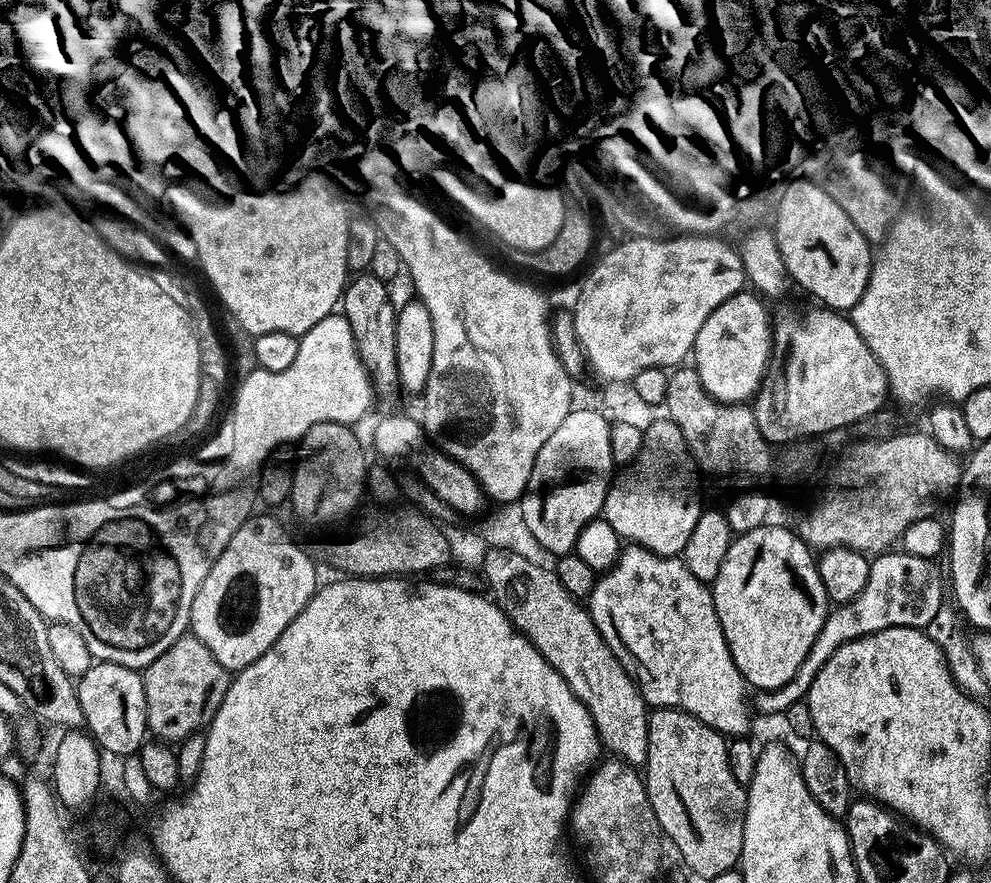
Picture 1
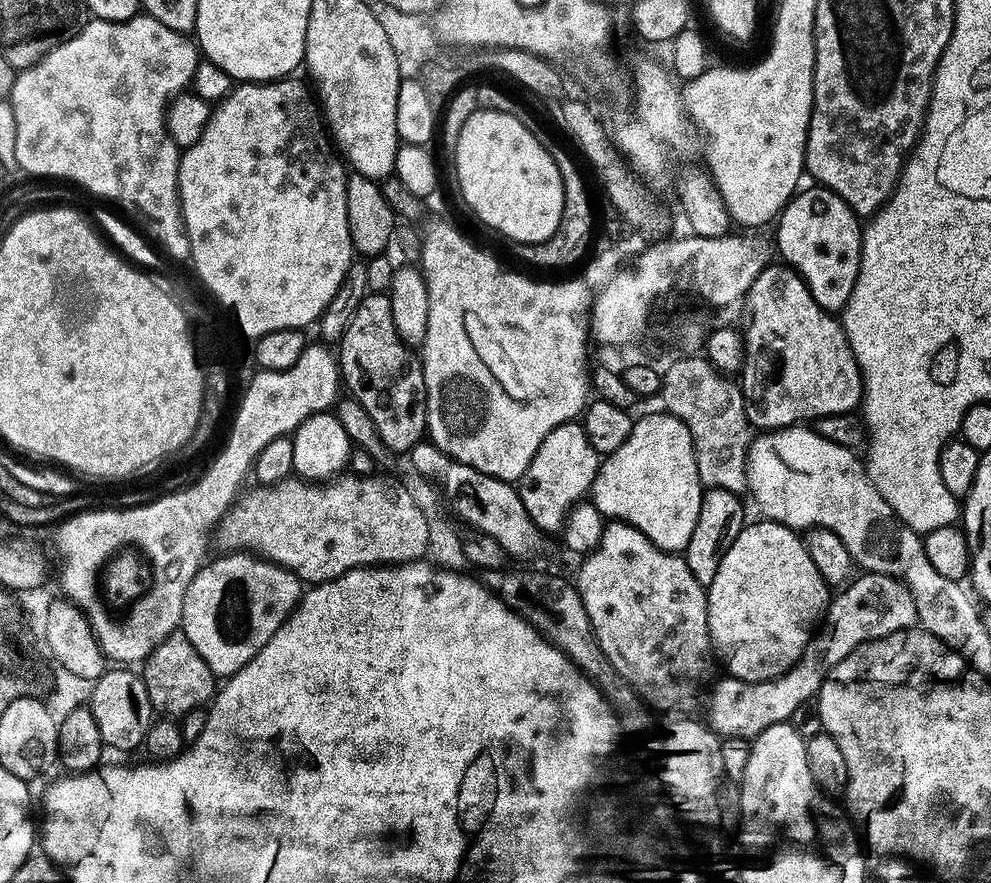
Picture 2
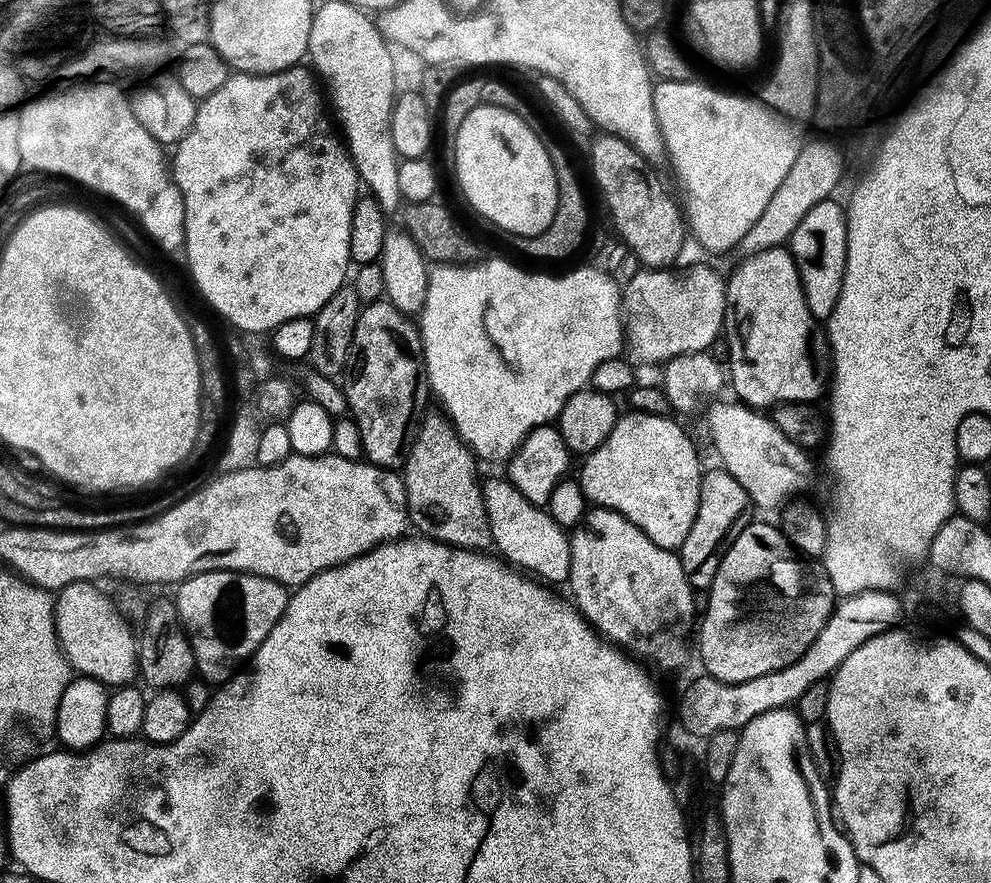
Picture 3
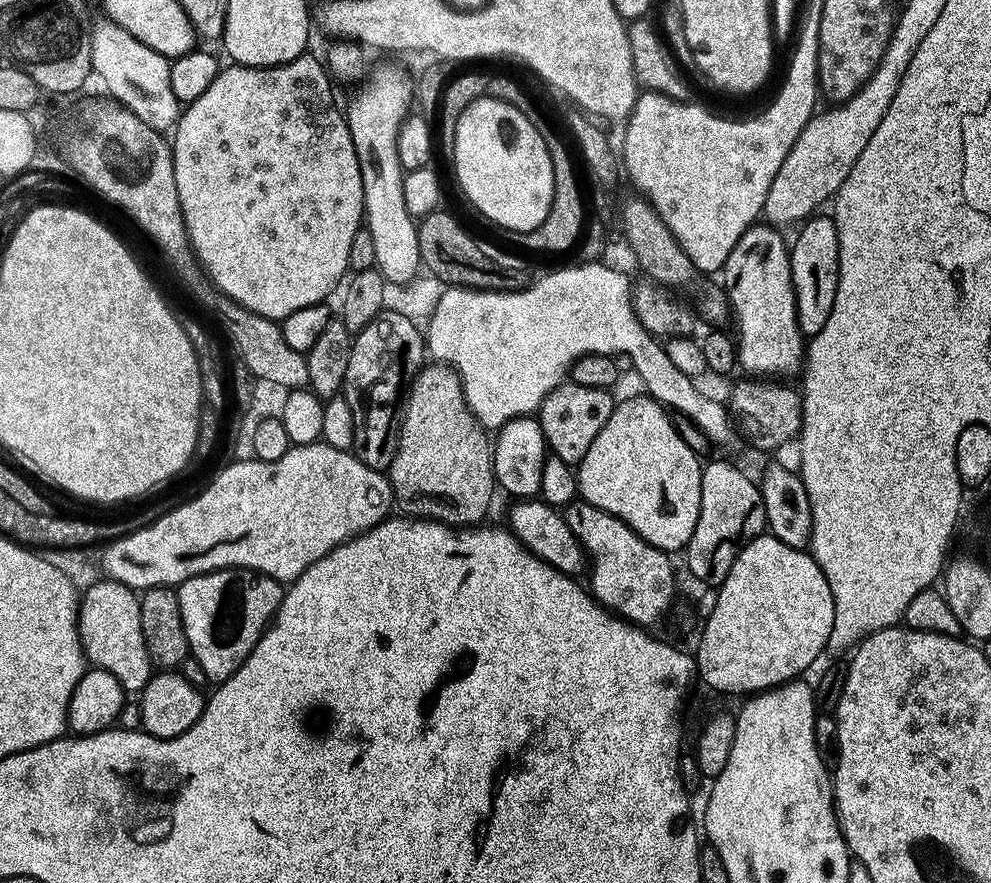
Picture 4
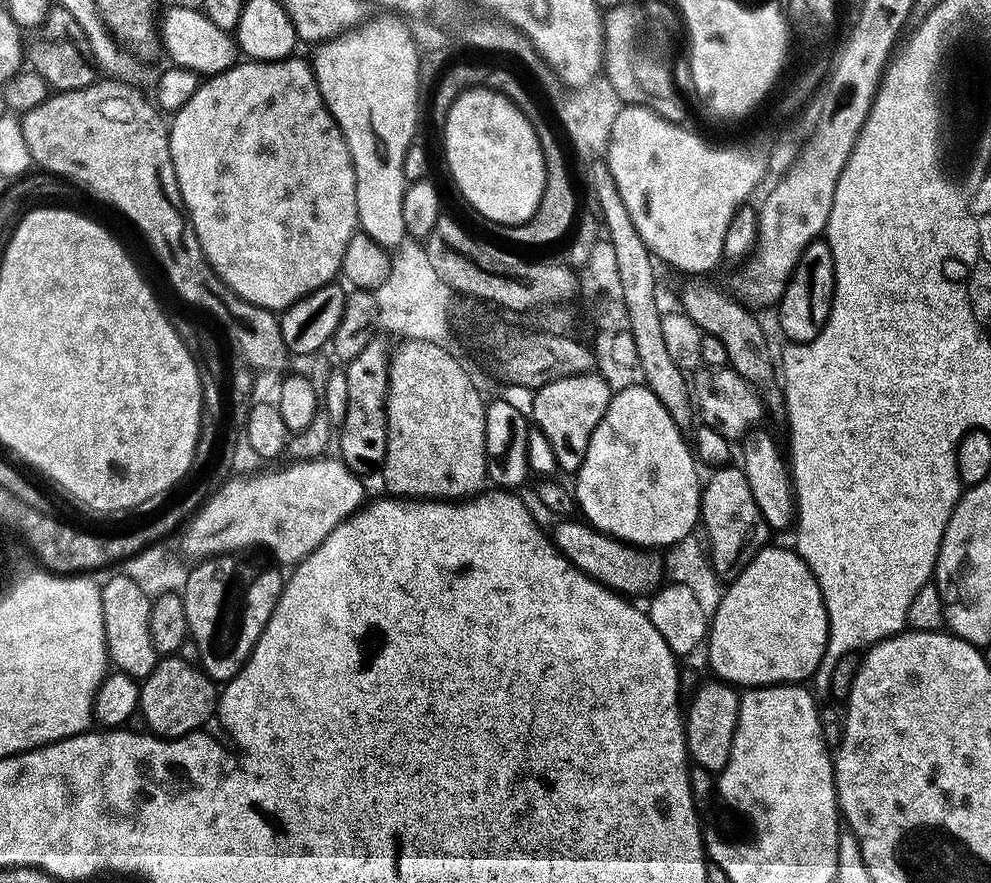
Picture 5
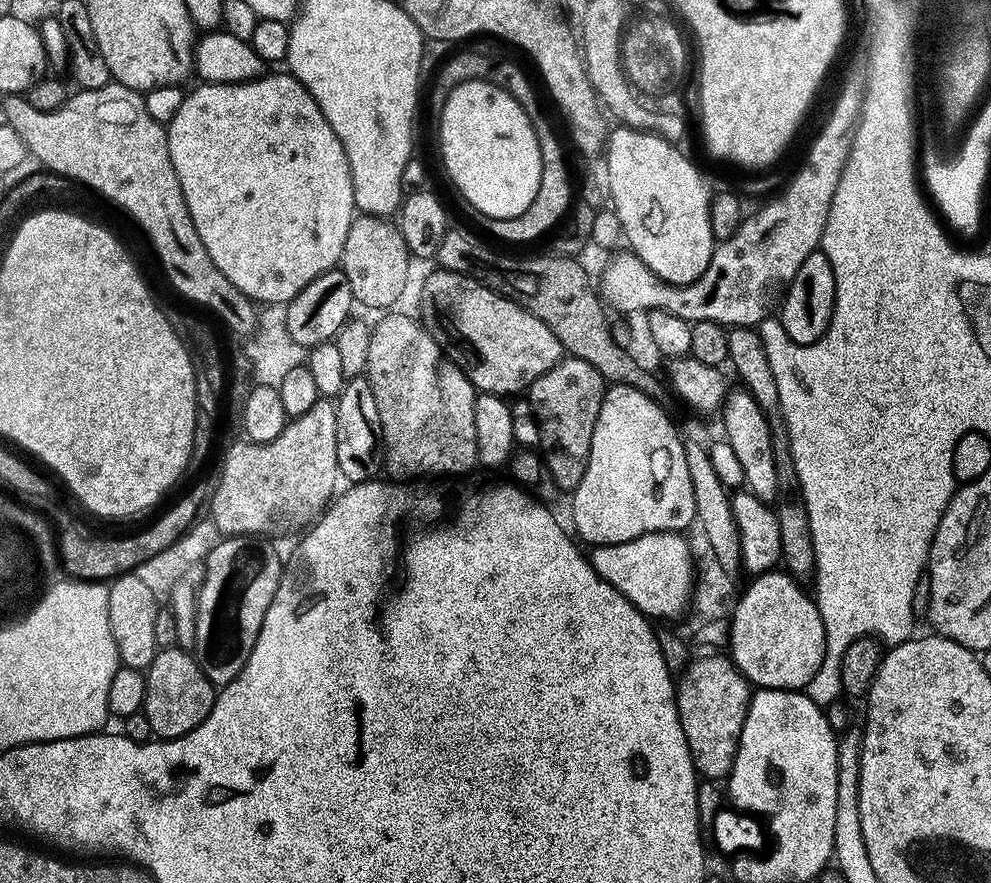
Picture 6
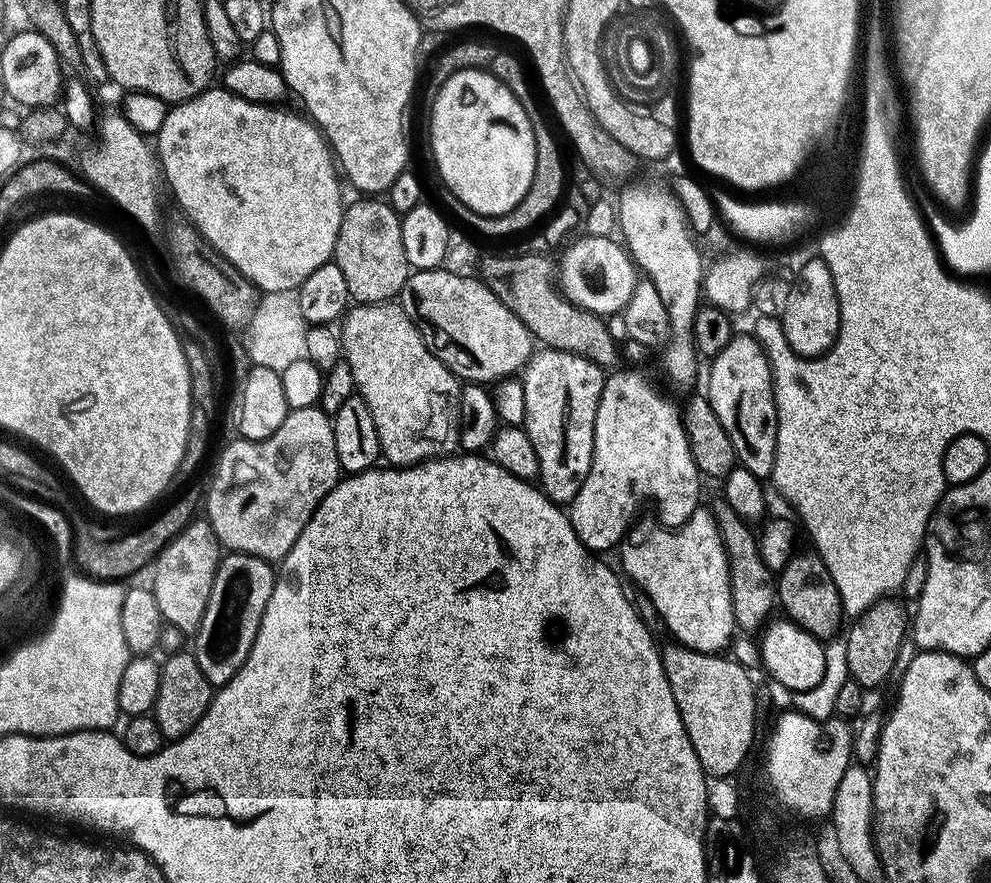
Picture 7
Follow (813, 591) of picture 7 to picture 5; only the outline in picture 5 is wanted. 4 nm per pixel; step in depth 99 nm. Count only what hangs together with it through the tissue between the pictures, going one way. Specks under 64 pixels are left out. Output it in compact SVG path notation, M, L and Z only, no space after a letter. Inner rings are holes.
M691 277L686 281L680 292L679 307L684 315L688 316L700 331L705 335L712 336L722 343L727 354L727 365L740 377L743 377L751 386L762 388L760 395L765 413L776 421L783 423L787 419L785 410L784 393L776 383L773 376L776 375L774 356L770 354L768 338L763 326L741 301L737 302L724 294L720 289L702 281L705 279Z

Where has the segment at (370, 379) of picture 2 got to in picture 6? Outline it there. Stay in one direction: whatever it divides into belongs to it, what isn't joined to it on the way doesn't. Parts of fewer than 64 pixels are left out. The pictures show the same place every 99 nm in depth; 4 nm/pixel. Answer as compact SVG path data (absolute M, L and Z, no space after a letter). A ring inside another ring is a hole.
M367 375L356 376L349 379L345 383L344 389L341 390L339 396L335 397L334 400L336 406L336 421L338 422L338 466L340 467L340 475L347 481L349 485L353 484L365 484L368 480L375 480L381 475L382 469L384 468L384 439L382 438L382 422L378 422L378 402L374 402L374 390L370 386Z

